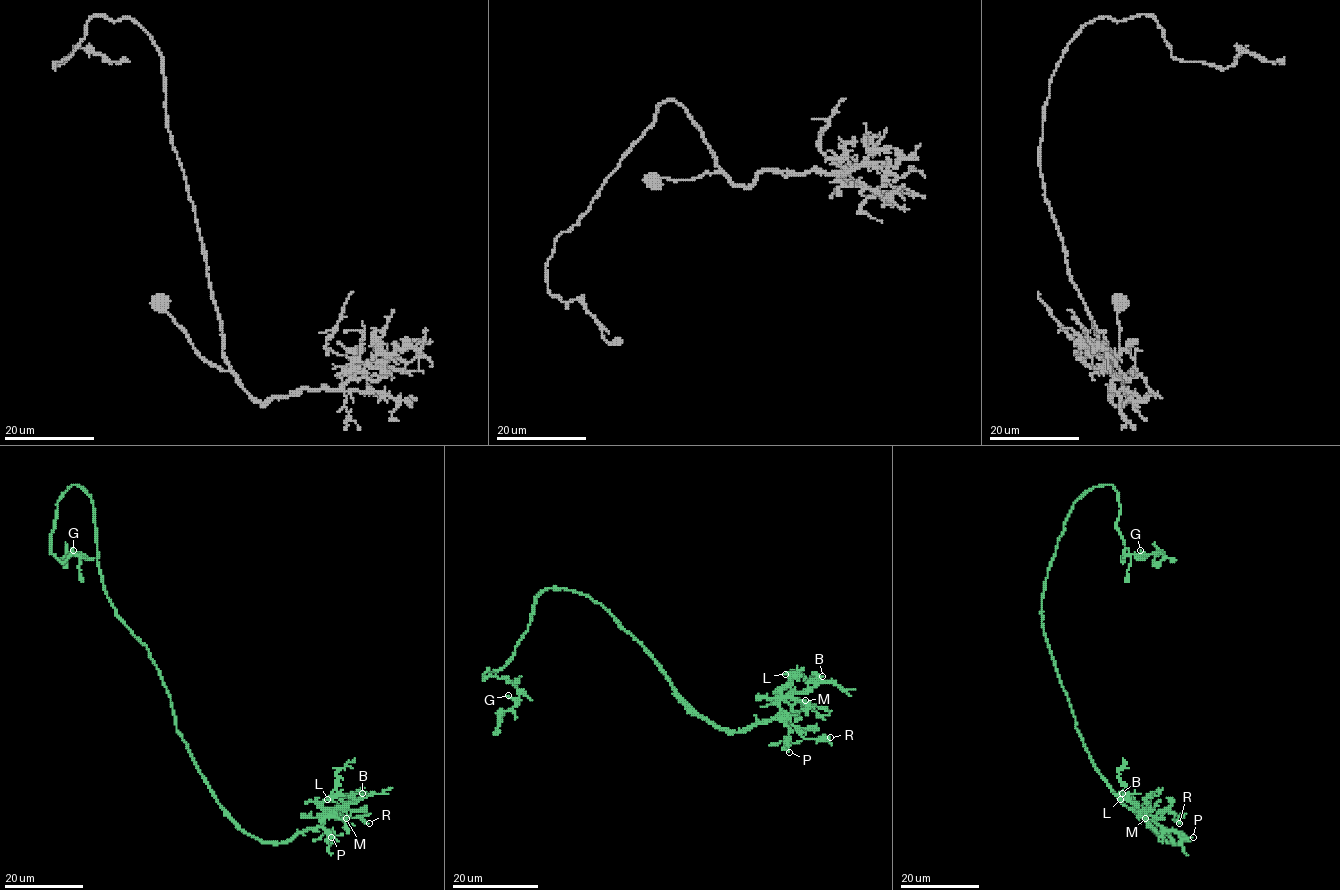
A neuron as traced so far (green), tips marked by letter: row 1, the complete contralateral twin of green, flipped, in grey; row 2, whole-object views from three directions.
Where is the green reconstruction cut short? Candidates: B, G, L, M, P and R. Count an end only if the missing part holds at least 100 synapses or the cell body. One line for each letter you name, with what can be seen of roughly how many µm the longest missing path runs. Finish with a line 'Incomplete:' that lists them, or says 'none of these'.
Incomplete: none of these

